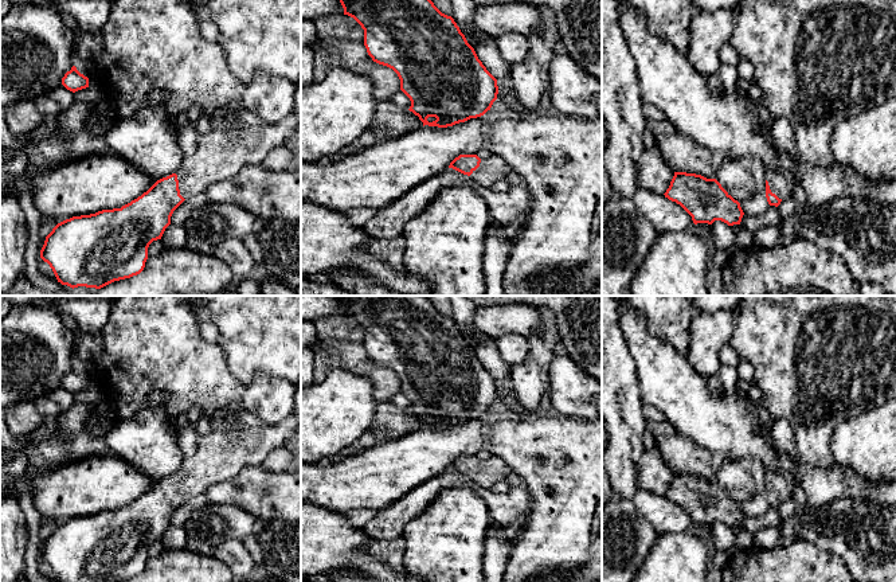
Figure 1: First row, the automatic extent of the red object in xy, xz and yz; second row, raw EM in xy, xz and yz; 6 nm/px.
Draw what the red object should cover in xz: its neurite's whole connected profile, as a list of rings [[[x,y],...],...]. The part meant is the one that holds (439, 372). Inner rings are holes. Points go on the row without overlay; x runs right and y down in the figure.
[[[336,296],[340,301],[344,316],[353,319],[364,331],[364,347],[373,363],[392,370],[400,380],[400,391],[410,399],[410,413],[419,418],[424,426],[447,429],[470,419],[484,417],[490,411],[493,403],[497,401],[498,387],[497,380],[486,371],[478,360],[474,349],[467,344],[465,336],[451,317],[442,315],[426,296]]]

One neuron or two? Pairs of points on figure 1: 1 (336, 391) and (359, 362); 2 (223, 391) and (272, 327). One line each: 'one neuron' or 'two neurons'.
1: two neurons
2: two neurons

